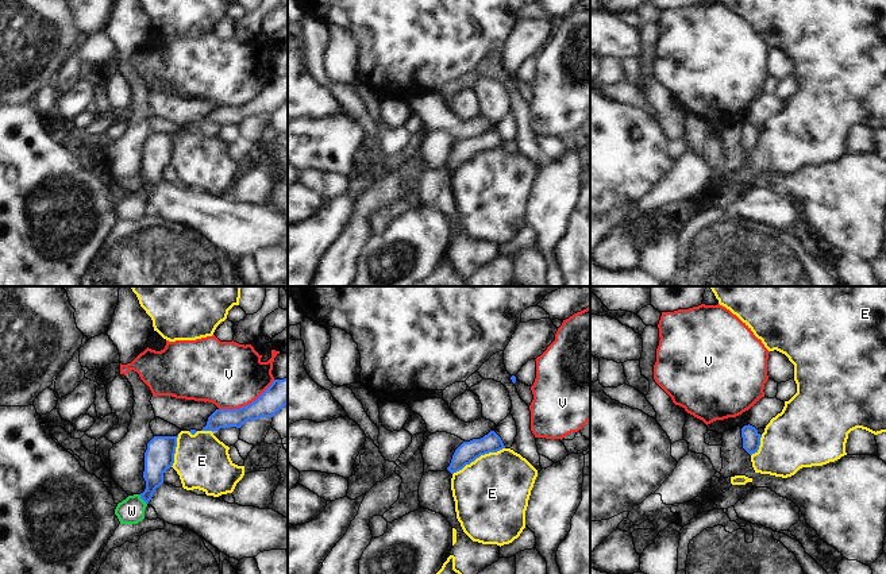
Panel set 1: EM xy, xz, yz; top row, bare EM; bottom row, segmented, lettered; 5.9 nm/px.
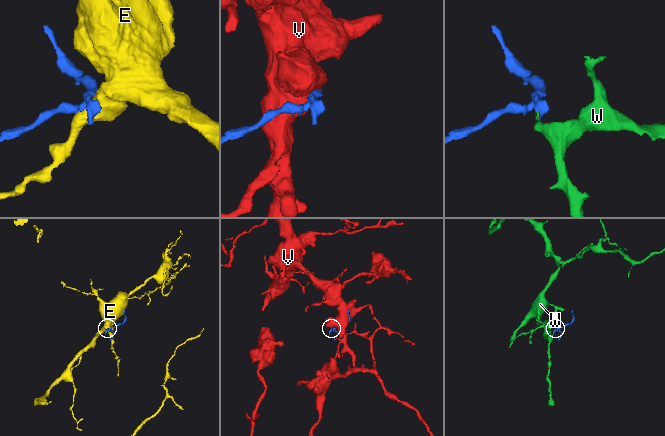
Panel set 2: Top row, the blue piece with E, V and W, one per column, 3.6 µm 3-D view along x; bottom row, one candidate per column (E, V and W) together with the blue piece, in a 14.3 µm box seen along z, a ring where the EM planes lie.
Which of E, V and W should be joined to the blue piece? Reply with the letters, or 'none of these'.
W

